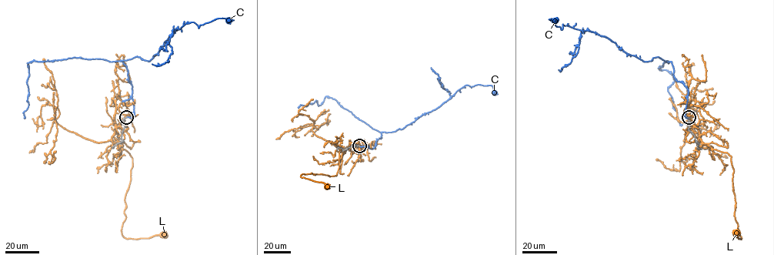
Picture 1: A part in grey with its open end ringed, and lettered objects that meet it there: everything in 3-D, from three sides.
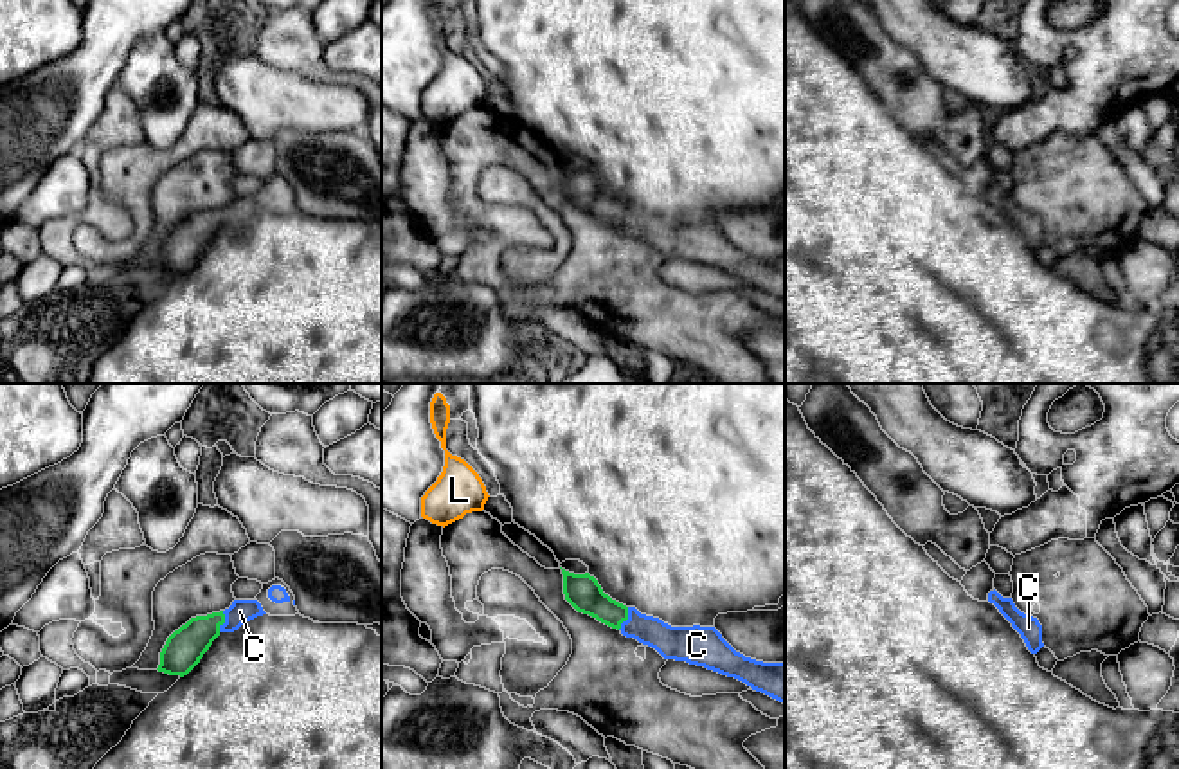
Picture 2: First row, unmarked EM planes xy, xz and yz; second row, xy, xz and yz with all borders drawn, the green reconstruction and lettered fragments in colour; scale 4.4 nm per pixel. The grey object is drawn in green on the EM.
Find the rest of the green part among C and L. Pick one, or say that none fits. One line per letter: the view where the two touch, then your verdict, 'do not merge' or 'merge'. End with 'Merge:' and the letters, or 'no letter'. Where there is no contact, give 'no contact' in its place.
C: contact in xz; merge
L: no contact; do not merge
Merge: C

